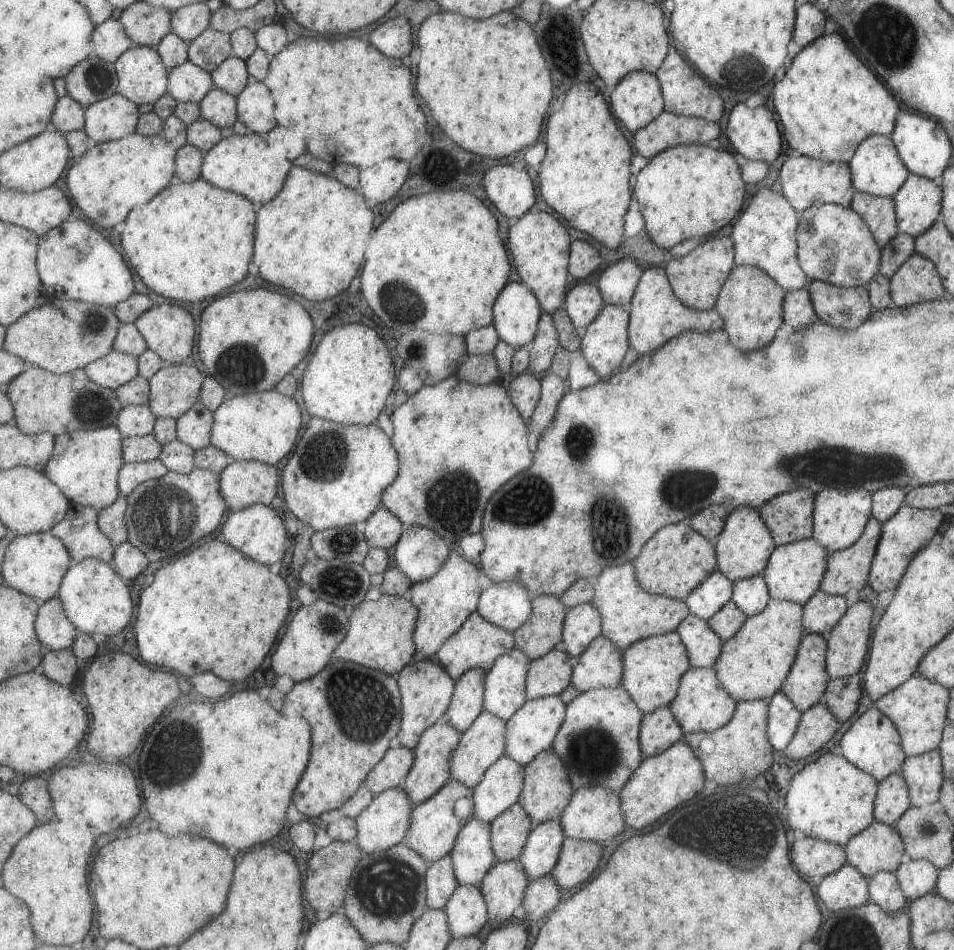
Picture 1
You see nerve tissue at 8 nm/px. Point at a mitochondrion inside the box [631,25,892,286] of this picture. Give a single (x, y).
(743, 69)

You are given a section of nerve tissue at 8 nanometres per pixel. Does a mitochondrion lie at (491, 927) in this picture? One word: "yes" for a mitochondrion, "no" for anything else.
no

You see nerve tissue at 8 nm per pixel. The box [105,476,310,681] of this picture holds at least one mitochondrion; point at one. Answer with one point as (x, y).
(163, 517)

